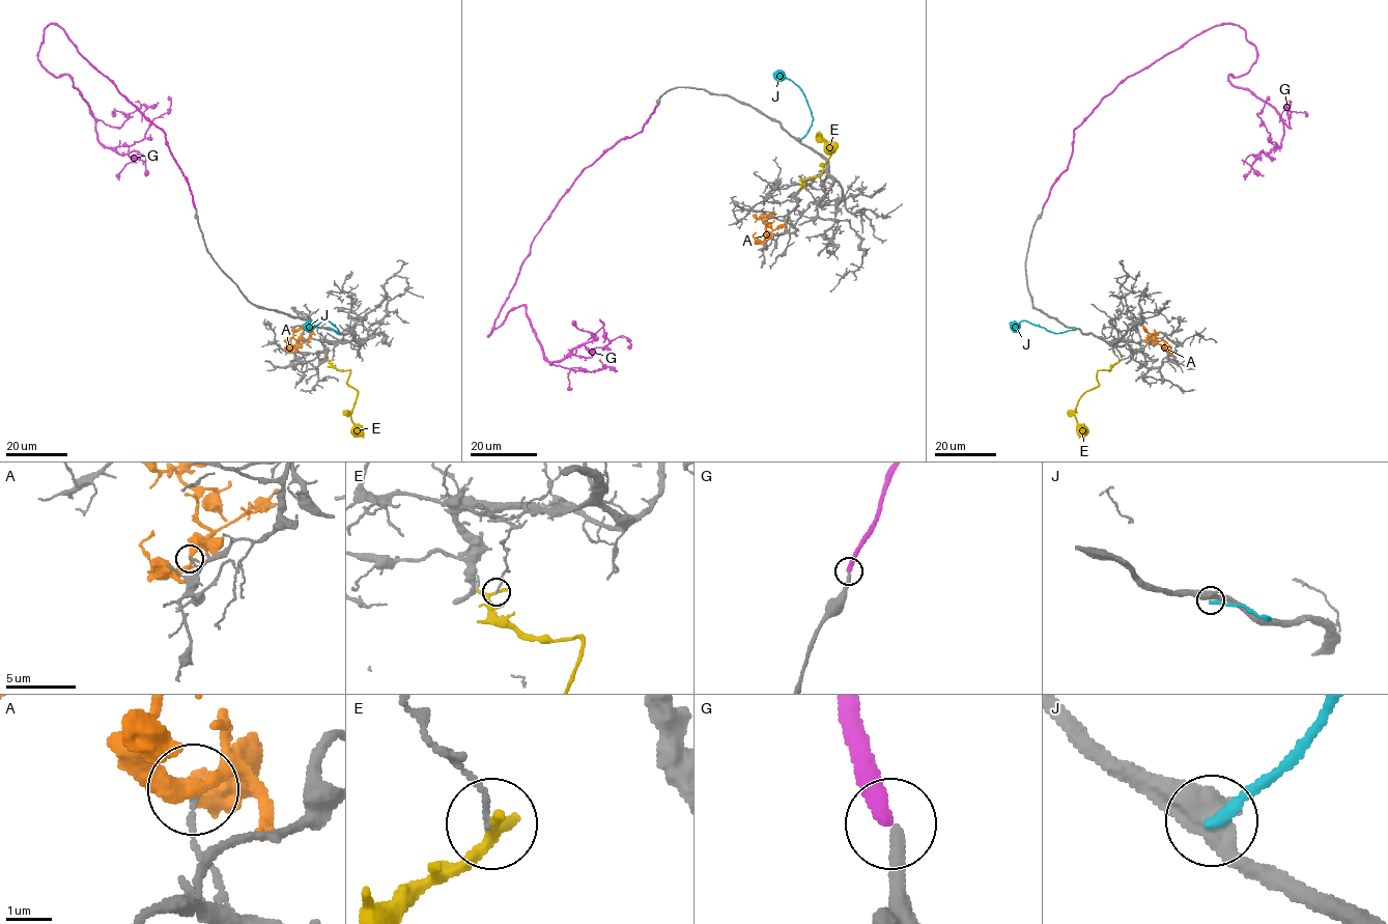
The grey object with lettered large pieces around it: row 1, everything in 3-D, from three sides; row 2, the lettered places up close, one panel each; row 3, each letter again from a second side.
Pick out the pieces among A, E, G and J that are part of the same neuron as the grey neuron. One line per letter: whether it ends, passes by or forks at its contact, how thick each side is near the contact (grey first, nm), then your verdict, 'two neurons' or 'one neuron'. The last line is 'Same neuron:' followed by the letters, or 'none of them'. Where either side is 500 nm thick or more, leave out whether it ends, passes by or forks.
A: it passes by | 100/360 nm | two neurons
E: it passes by | 110/240 nm | two neurons
G: it ends | 280/360 nm | one neuron
J: 550/260 nm | two neurons
Same neuron: G

